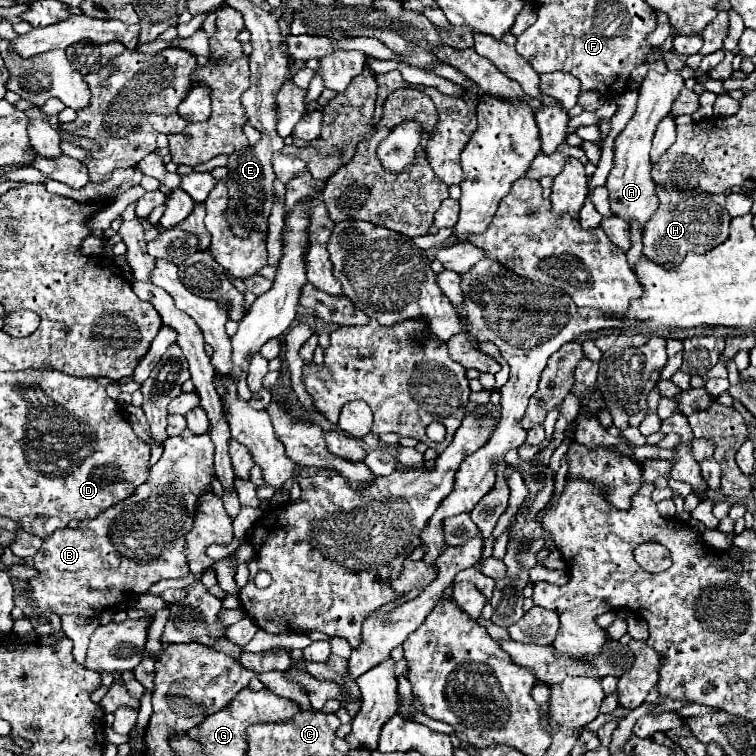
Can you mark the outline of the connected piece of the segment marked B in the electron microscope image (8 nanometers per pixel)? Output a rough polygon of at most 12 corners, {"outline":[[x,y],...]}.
{"outline":[[209,431],[165,441],[133,495],[43,539],[43,615],[183,577],[217,479]]}

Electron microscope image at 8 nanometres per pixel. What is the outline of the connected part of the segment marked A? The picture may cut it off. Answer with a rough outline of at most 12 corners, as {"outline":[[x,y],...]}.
{"outline":[[649,71],[615,139],[611,211],[641,229],[659,207],[649,161],[685,81]]}

